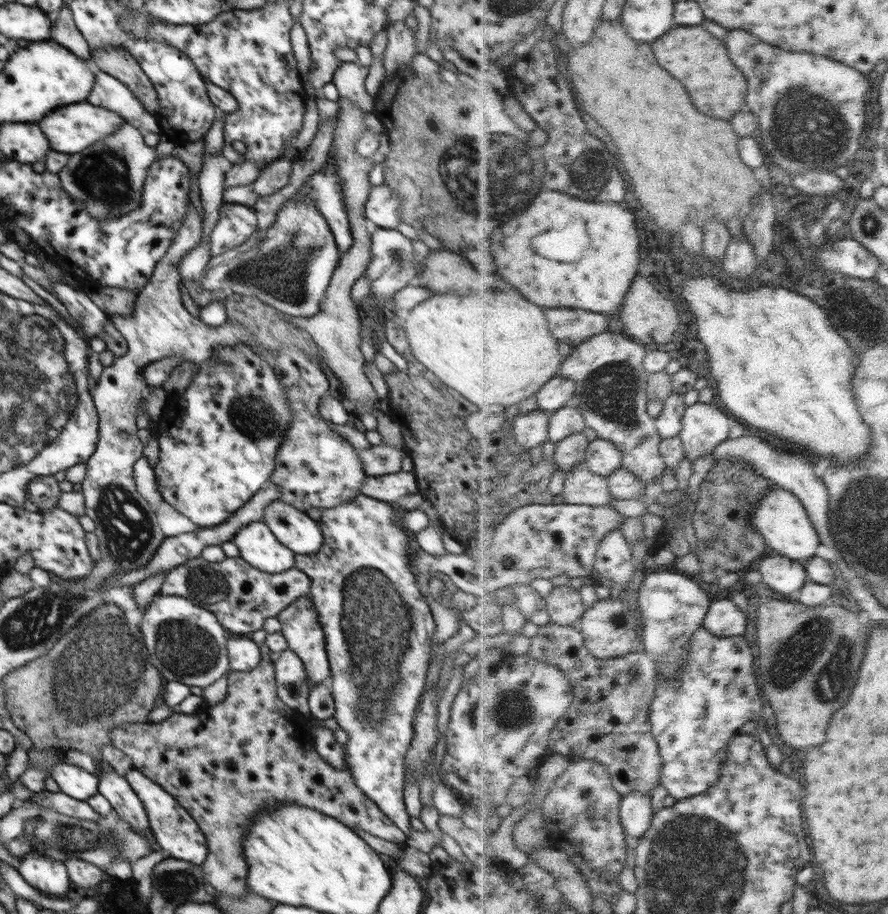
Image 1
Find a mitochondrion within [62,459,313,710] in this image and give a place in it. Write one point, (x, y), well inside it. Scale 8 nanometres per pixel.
(127, 530)

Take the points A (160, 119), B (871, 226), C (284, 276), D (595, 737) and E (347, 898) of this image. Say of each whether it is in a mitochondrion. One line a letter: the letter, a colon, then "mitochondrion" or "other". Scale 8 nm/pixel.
A: other
B: mitochondrion
C: mitochondrion
D: other
E: other

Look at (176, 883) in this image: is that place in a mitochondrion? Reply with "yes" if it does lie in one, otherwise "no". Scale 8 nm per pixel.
yes

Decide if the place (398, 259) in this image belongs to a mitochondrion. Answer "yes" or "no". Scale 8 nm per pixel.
yes

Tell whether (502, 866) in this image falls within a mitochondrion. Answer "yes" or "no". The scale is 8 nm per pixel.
no

